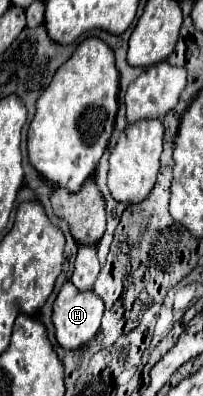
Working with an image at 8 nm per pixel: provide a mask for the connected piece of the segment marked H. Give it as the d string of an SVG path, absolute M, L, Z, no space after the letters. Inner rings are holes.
M66 281L54 301L54 335L62 349L80 349L100 329L104 303L92 291L78 291Z

